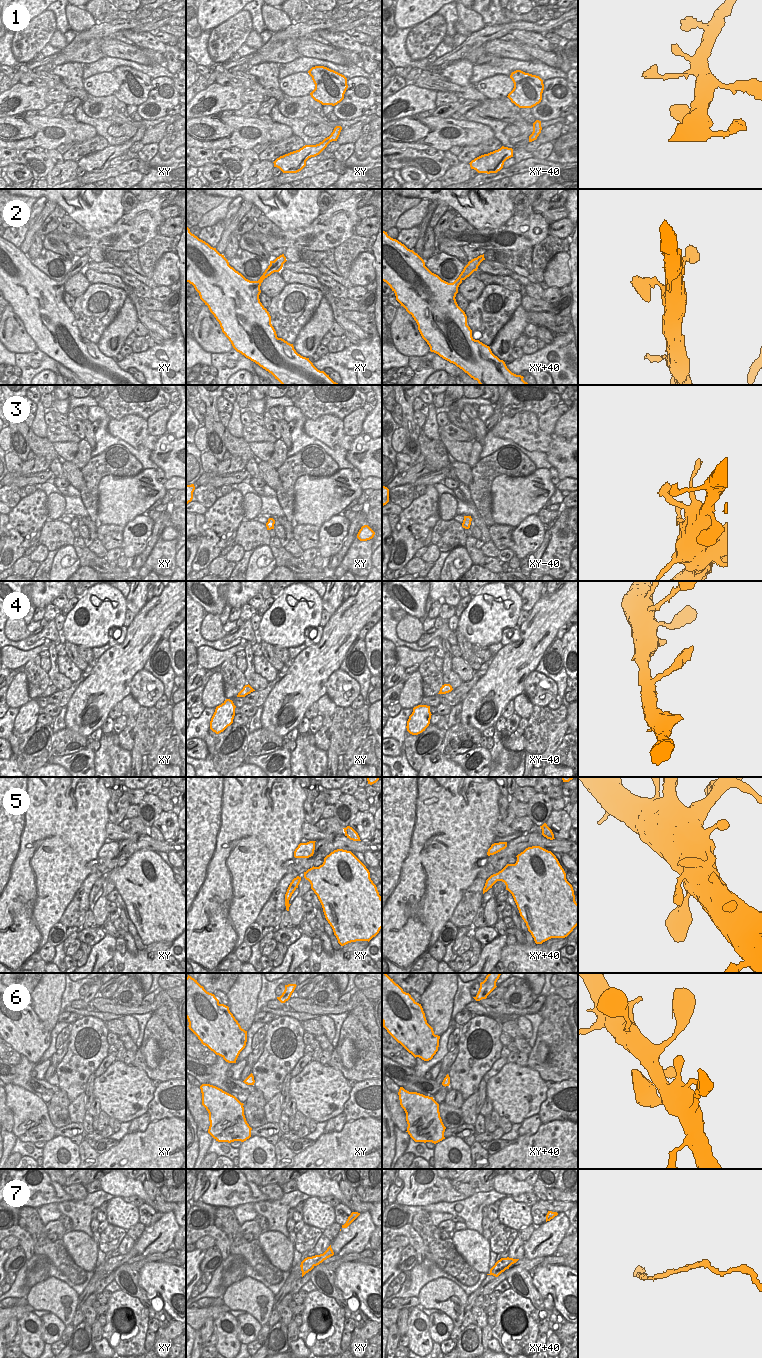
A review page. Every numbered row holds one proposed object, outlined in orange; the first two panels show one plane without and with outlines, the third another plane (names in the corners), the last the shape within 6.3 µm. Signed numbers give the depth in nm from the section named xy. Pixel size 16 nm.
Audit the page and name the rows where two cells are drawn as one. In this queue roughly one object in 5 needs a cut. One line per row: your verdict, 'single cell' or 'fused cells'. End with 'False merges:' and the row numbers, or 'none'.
1: single cell
2: single cell
3: single cell
4: single cell
5: single cell
6: single cell
7: single cell
False merges: none

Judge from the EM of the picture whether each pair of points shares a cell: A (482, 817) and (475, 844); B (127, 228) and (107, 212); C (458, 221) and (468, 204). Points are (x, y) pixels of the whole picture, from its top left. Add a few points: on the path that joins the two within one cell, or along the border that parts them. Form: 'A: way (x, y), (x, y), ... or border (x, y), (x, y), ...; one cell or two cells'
A: way (475, 824), (475, 837); one cell
B: border (124, 214), (111, 226), (96, 229); two cells
C: border (458, 214), (468, 222); two cells

